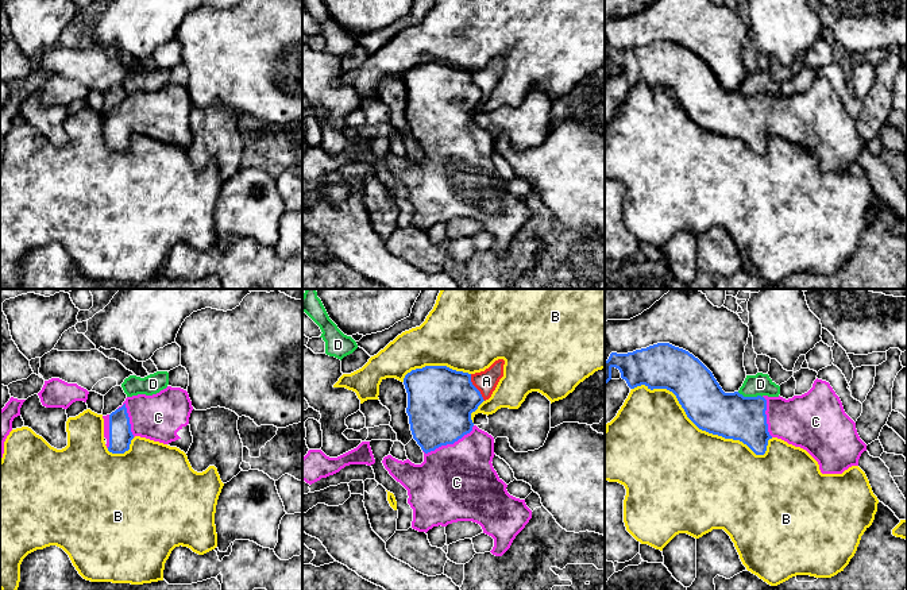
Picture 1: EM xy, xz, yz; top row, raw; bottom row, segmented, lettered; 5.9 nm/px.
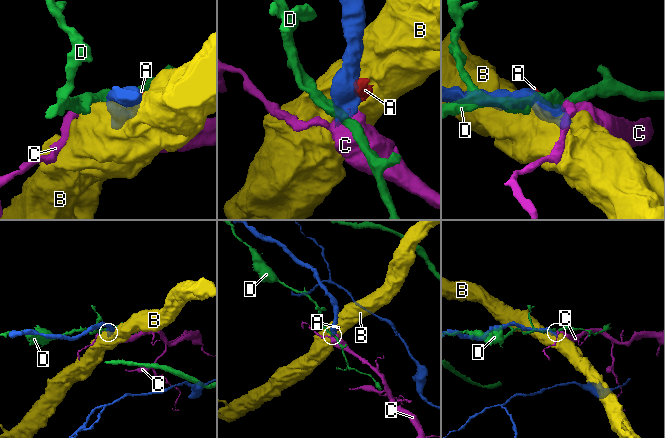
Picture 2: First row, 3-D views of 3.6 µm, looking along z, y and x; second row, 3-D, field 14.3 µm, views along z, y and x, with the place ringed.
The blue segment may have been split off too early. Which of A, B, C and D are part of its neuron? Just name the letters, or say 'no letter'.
C

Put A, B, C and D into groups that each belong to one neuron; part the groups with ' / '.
A / B / C / D

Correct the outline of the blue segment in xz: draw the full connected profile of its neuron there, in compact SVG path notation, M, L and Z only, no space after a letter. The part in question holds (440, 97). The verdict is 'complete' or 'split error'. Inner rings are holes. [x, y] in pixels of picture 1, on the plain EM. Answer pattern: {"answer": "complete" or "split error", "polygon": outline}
{"answer": "split error", "polygon": "M425 63L408 70L404 82L410 128L424 150L424 159L414 162L409 157L402 159L387 153L382 161L408 188L408 201L413 207L412 225L427 231L433 224L472 219L494 236L490 250L502 254L532 216L532 208L525 197L507 190L507 182L491 161L495 153L494 135L471 117L471 111L485 99L472 82L471 72L447 63Z"}

